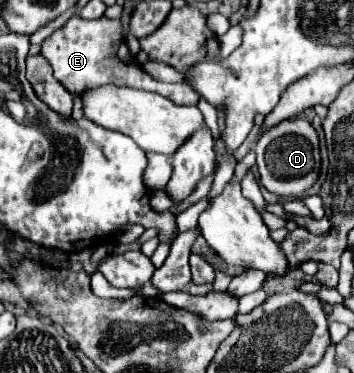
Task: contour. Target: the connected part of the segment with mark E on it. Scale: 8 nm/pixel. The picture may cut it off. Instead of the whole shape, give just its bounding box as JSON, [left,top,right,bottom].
[40,16,198,106]

